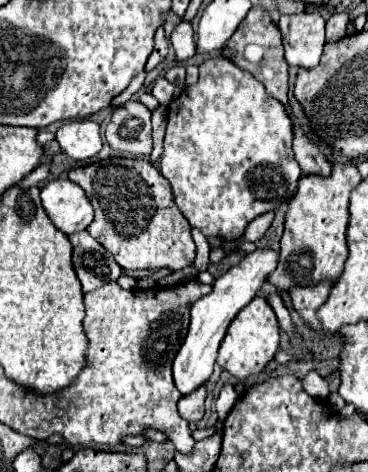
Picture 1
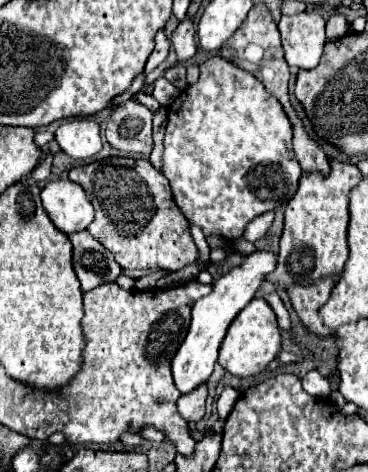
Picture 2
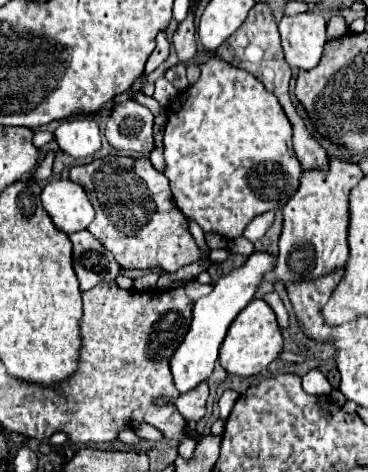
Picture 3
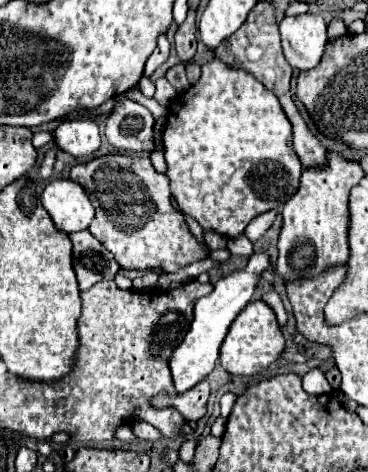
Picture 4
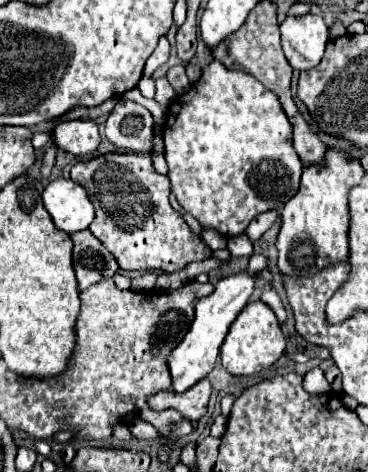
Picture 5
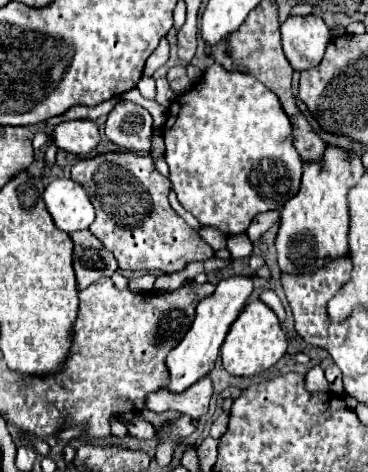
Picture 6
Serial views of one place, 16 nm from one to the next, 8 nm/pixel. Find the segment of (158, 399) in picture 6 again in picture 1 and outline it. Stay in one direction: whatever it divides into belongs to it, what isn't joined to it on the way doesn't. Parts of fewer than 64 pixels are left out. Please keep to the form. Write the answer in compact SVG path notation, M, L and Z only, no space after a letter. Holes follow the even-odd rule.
M204 386L194 390L192 394L188 396L182 396L178 400L178 412L180 416L190 422L190 424L196 424L202 420L202 414L204 414L204 400L206 400L206 390Z

